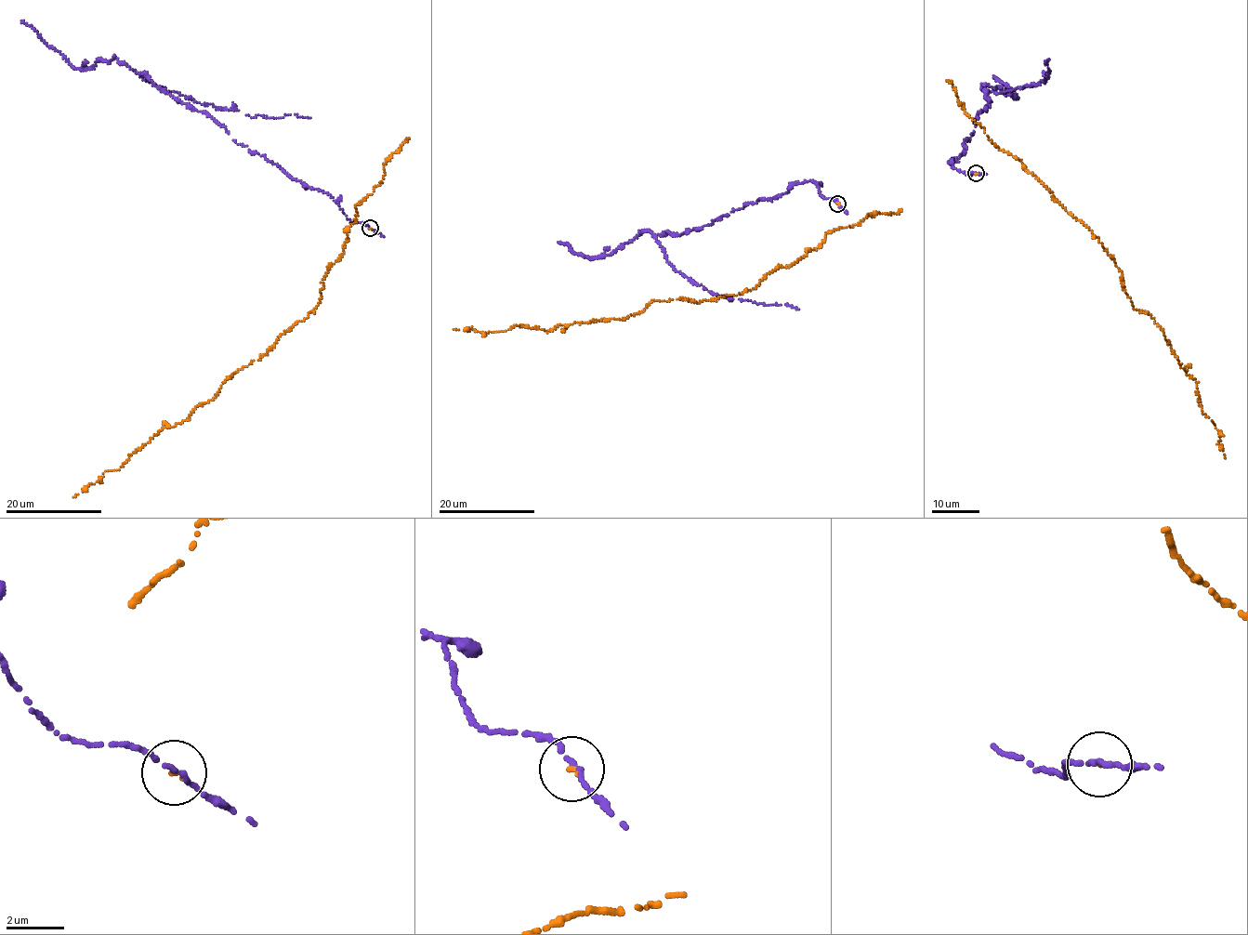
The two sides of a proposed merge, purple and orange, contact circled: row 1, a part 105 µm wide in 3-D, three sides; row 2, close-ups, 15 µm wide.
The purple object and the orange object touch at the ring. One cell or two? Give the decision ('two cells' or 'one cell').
one cell

